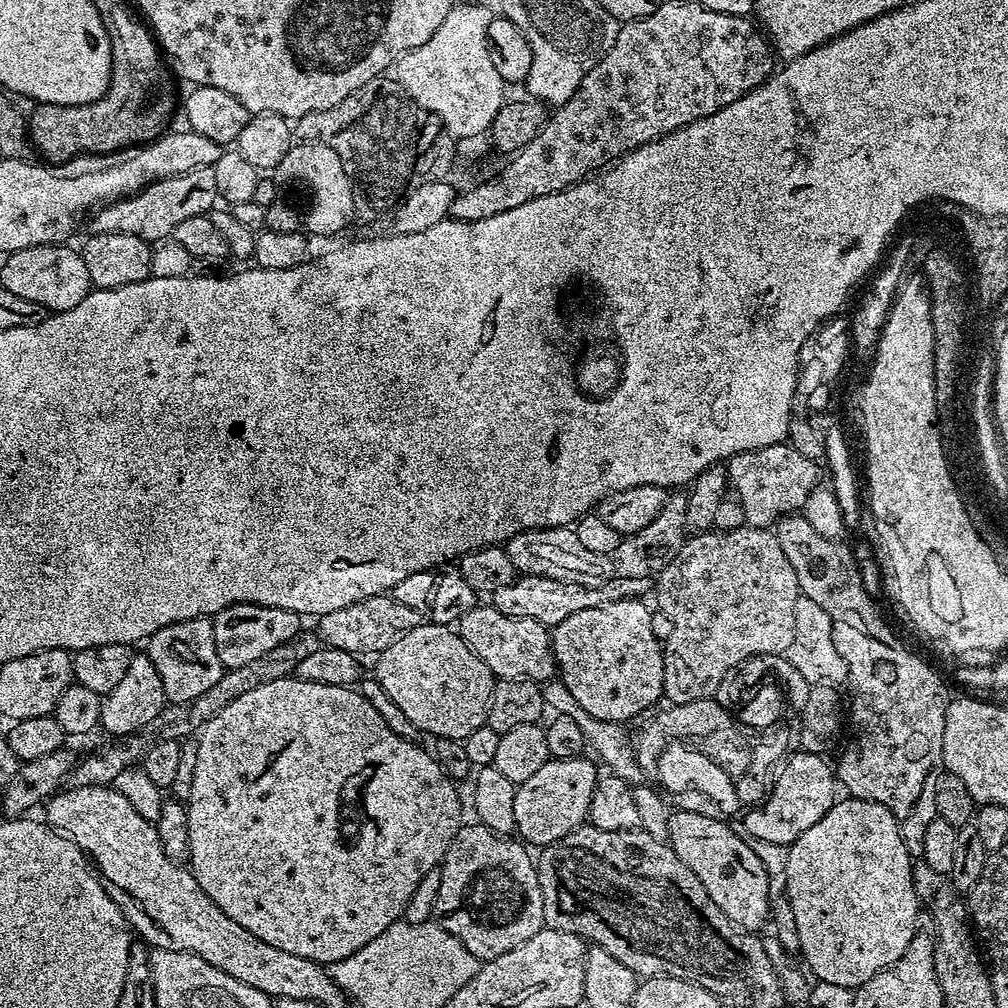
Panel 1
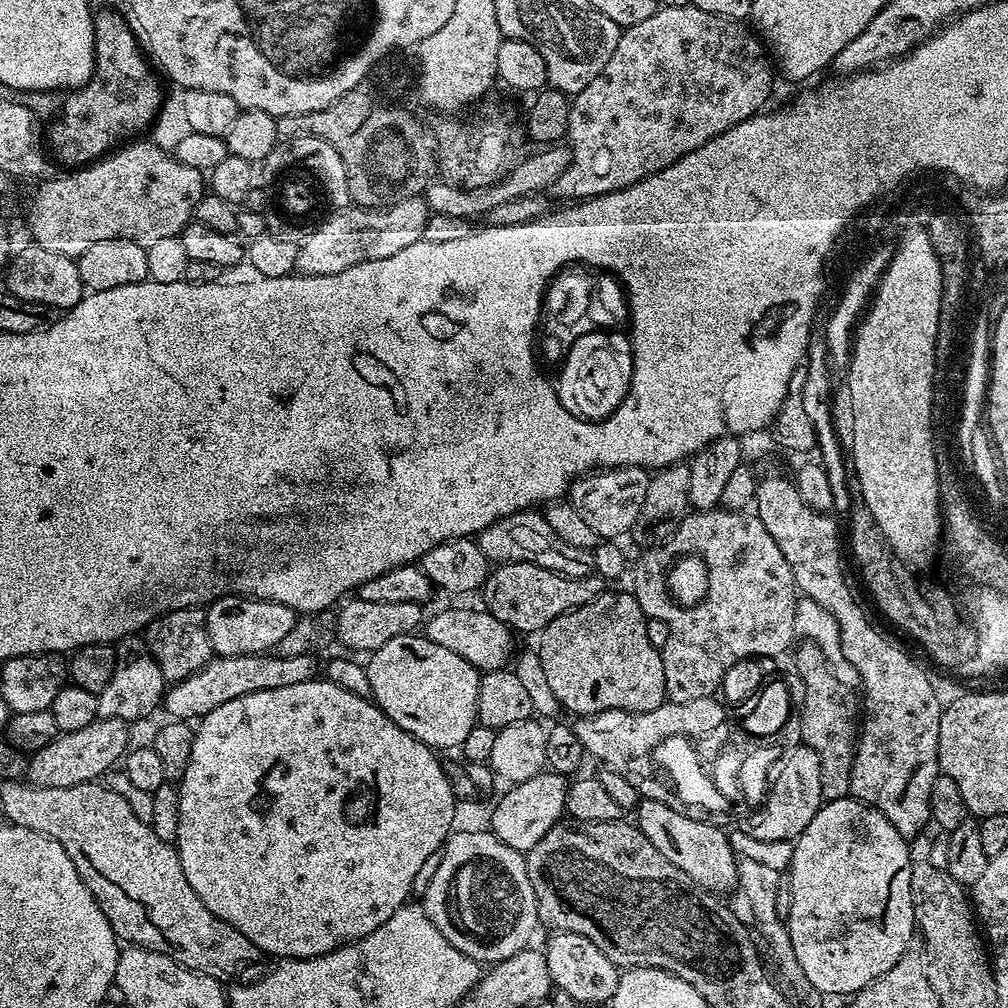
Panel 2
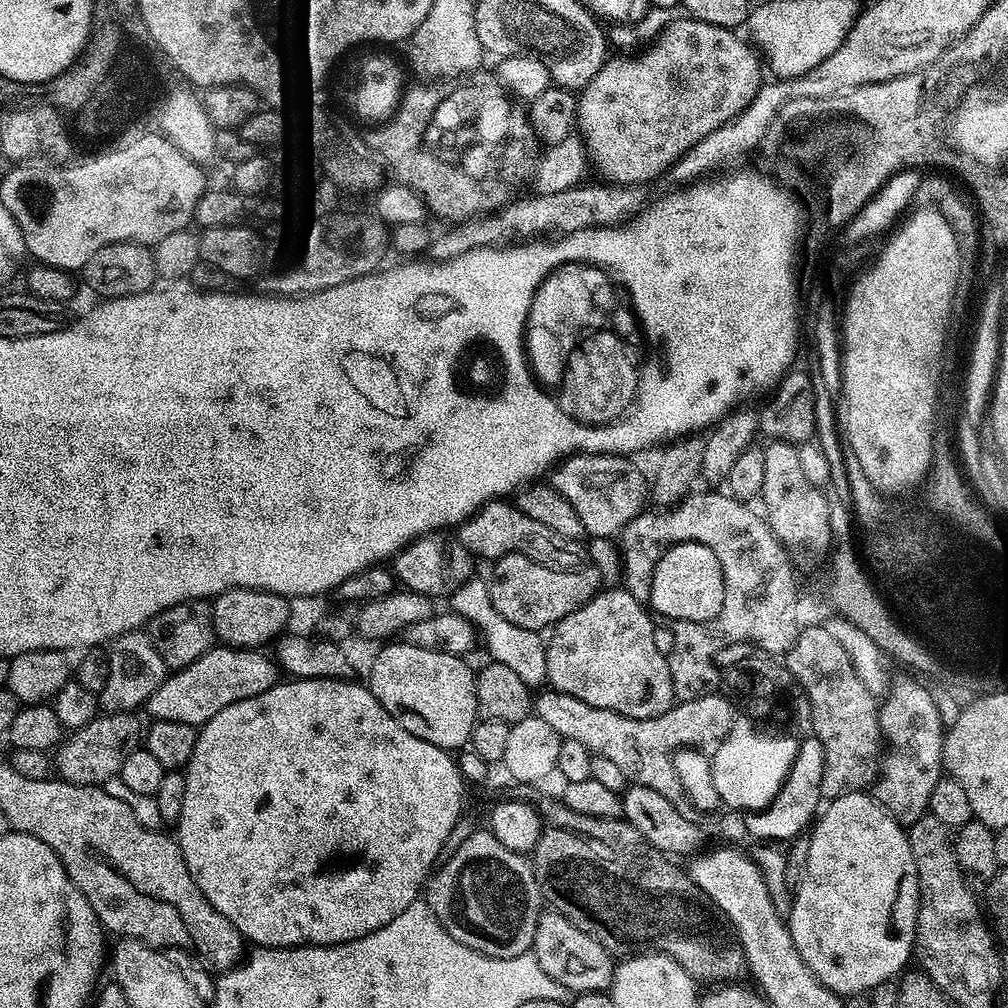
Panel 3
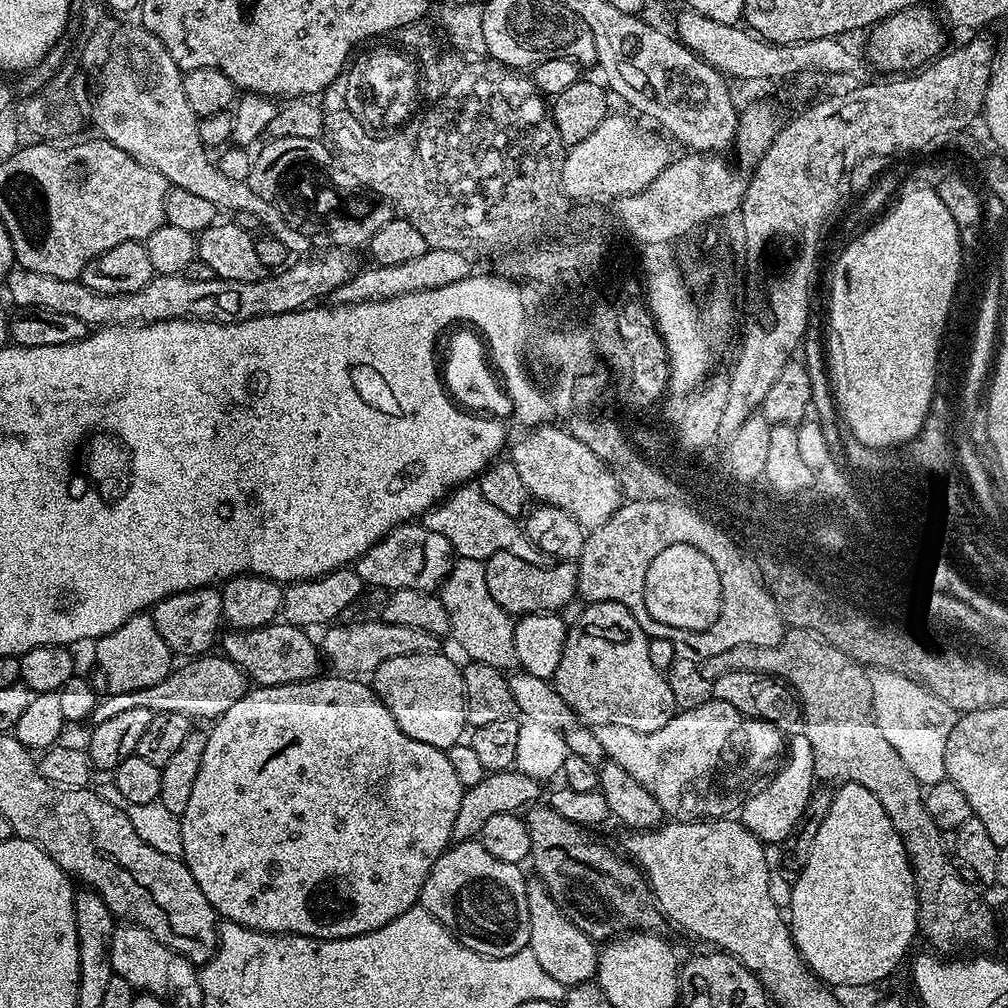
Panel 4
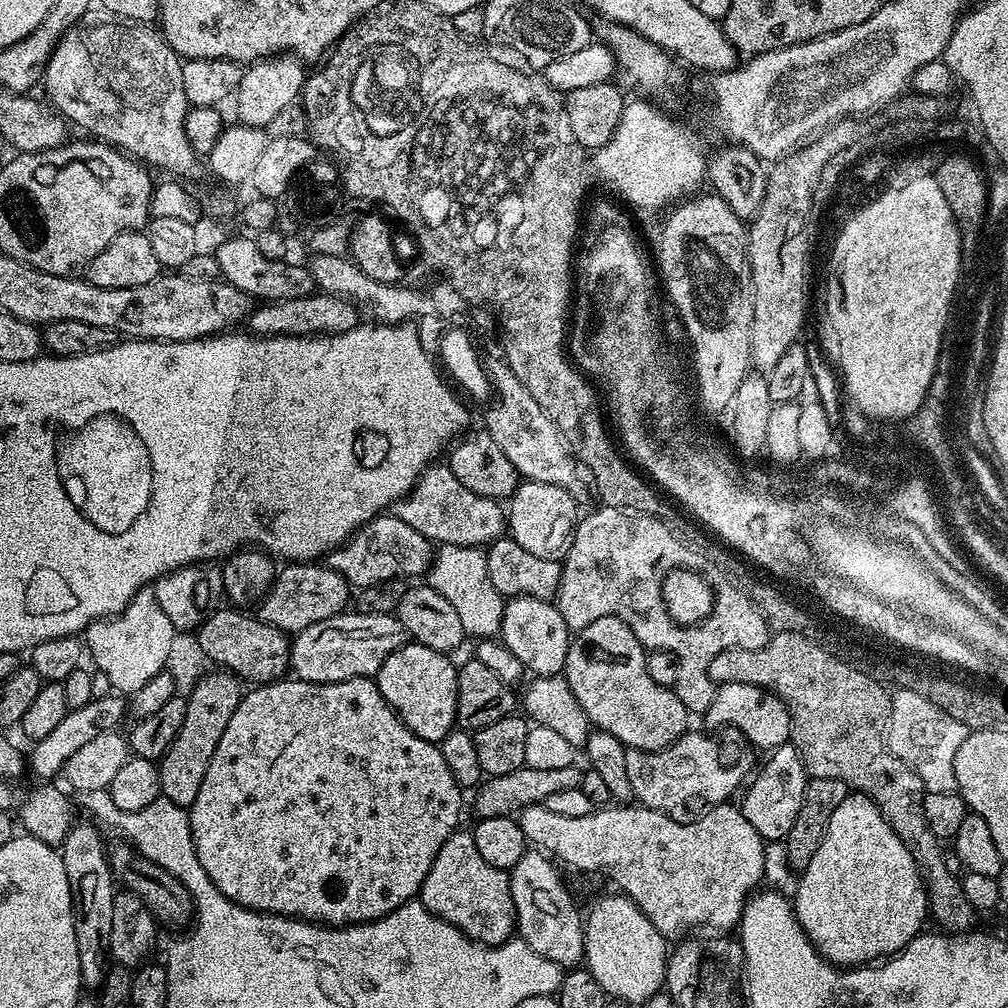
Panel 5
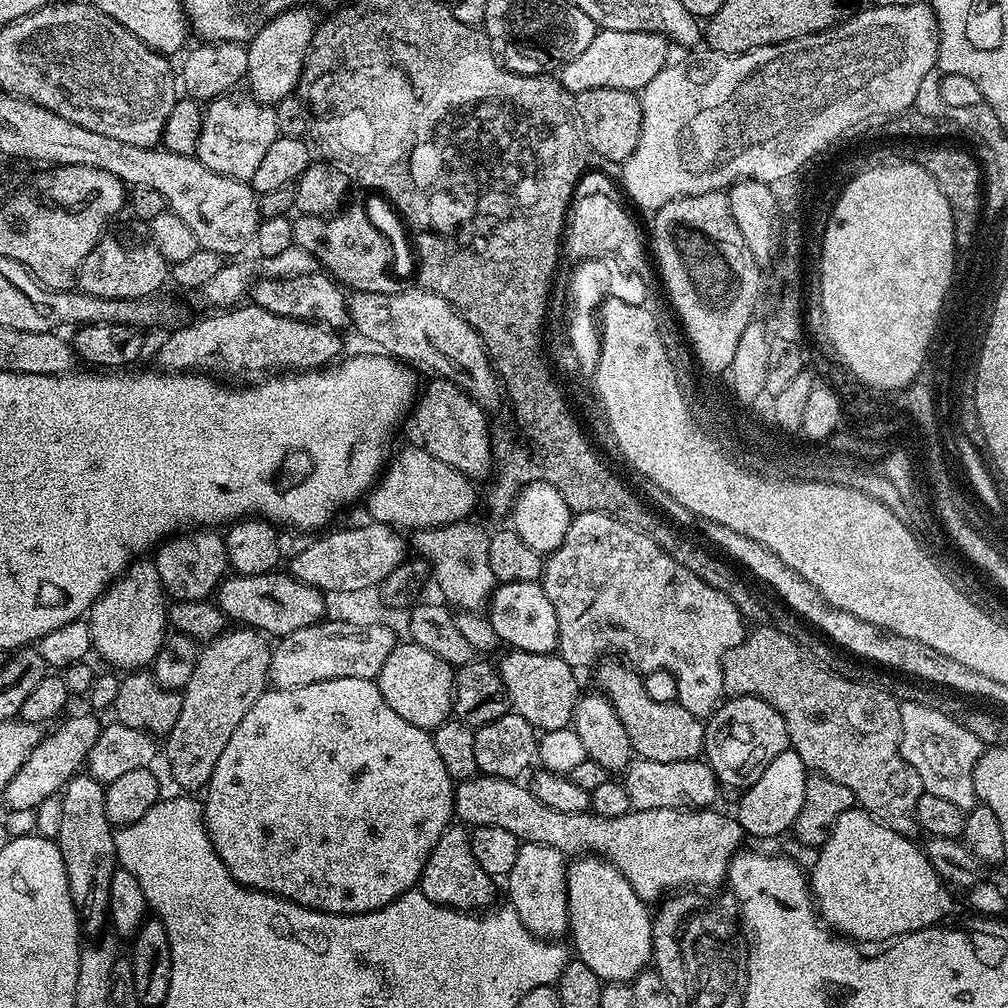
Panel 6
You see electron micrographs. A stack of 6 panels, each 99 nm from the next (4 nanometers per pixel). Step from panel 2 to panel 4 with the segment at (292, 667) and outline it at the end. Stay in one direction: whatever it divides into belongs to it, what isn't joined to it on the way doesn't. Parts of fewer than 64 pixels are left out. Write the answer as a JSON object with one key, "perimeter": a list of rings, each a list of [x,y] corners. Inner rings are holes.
{"perimeter":[[[205,654],[187,661],[179,668],[171,669],[162,680],[146,690],[126,691],[107,693],[103,695],[96,703],[95,710],[92,711],[91,723],[93,725],[106,722],[109,718],[114,718],[117,714],[122,714],[125,710],[148,709],[153,714],[158,713],[178,713],[186,714],[191,720],[206,718],[208,722],[215,720],[238,698],[242,698],[250,690],[250,680],[245,675],[243,669],[229,660],[223,654]]]}

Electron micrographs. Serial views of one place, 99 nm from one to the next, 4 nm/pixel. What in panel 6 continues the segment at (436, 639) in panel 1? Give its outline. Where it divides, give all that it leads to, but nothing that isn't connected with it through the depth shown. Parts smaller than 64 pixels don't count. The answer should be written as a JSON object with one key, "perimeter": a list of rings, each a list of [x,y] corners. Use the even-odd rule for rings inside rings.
{"perimeter":[[[411,642],[397,643],[396,648],[390,650],[390,658],[386,658],[386,662],[382,662],[382,670],[376,675],[375,682],[380,687],[382,698],[386,698],[386,706],[390,706],[390,710],[396,711],[401,718],[406,718],[406,722],[410,722],[414,726],[435,730],[439,724],[443,724],[452,716],[453,665],[442,662],[442,658],[438,658],[438,654],[430,654],[430,650],[426,650],[422,646]]]}

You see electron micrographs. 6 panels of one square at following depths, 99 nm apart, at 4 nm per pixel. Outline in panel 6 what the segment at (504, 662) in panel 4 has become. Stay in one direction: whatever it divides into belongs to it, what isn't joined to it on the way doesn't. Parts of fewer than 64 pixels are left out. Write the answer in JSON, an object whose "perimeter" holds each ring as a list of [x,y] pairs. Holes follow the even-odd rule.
{"perimeter":[[[447,527],[426,528],[415,533],[416,548],[421,557],[427,560],[431,579],[436,580],[440,592],[445,596],[453,609],[463,610],[468,614],[476,614],[489,603],[498,581],[494,578],[494,570],[490,570],[490,554],[488,553],[487,531],[476,536],[476,544],[448,544],[452,536]]]}

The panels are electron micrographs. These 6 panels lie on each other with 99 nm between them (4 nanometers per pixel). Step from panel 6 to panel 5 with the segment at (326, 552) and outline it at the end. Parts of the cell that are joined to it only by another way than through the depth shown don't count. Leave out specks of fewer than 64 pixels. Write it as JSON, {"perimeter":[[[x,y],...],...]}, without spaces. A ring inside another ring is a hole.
{"perimeter":[[[381,514],[366,522],[345,544],[326,557],[327,567],[347,580],[353,589],[363,590],[387,580],[404,580],[408,576],[423,577],[432,566],[433,541],[427,540],[418,530],[406,526],[398,517]]]}

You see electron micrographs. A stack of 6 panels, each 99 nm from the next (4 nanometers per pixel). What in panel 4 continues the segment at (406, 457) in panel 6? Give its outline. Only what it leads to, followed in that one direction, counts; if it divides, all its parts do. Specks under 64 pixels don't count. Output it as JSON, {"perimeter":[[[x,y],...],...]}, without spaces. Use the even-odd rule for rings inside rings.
{"perimeter":[[[461,486],[445,496],[435,508],[424,513],[422,523],[428,531],[442,534],[442,538],[450,542],[453,553],[465,560],[486,561],[499,552],[518,554],[518,558],[526,558],[531,564],[542,564],[546,560],[545,552],[528,537],[521,521],[510,514],[502,514],[498,506],[486,502],[472,486]]]}

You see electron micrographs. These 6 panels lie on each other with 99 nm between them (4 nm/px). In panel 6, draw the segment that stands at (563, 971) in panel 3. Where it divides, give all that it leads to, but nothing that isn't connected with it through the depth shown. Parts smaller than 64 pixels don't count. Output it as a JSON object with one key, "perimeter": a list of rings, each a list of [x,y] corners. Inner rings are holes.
{"perimeter":[[[538,842],[529,844],[521,843],[518,850],[518,859],[514,861],[514,866],[510,869],[510,874],[506,877],[508,884],[507,903],[518,914],[522,926],[530,930],[543,940],[561,939],[560,935],[569,931],[568,926],[568,864],[565,853],[554,850],[554,846],[542,846]]]}

